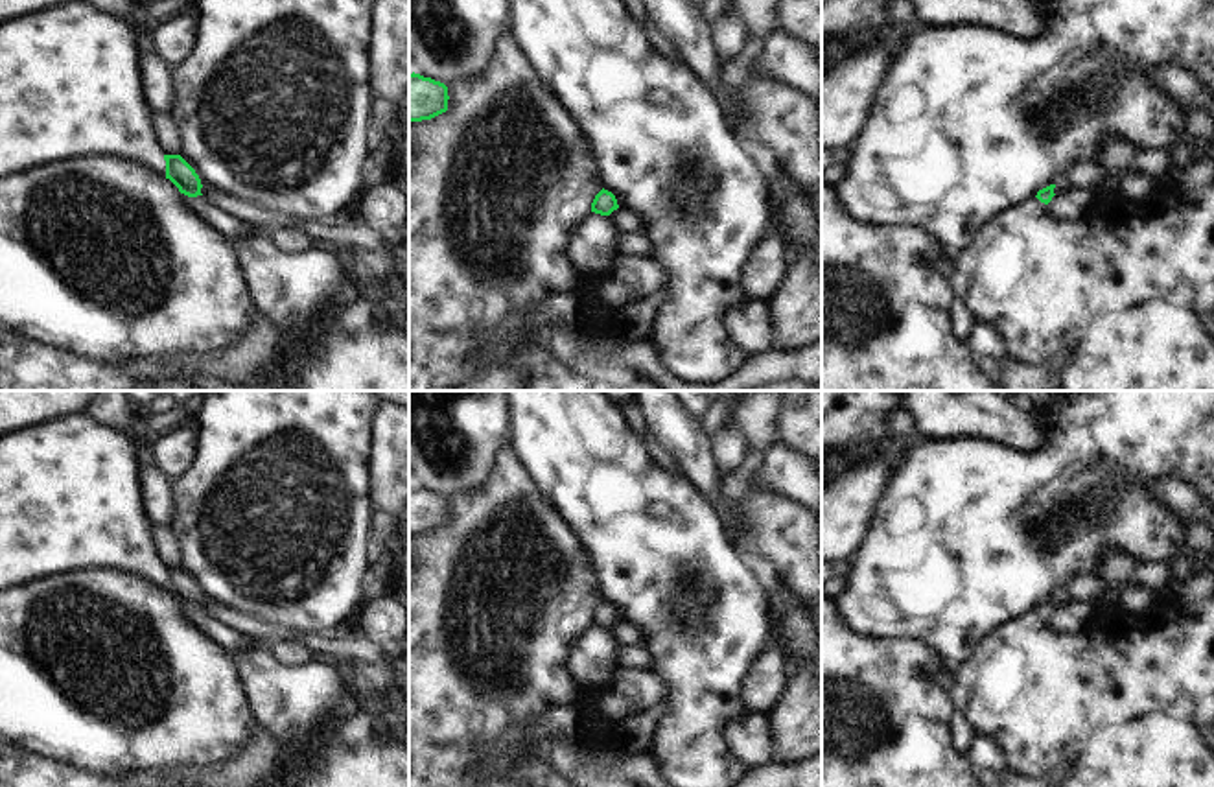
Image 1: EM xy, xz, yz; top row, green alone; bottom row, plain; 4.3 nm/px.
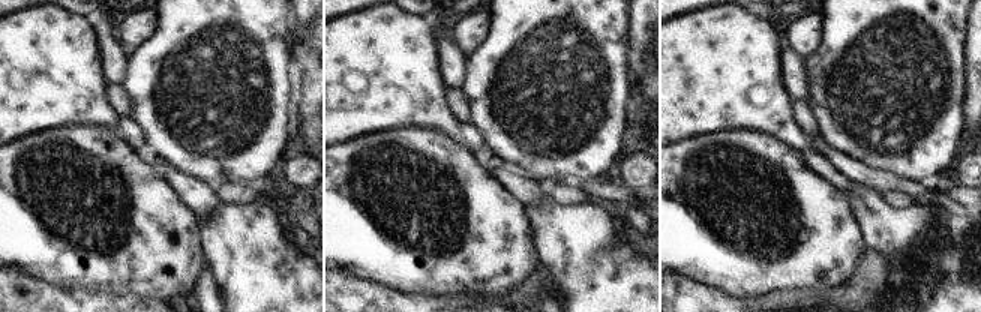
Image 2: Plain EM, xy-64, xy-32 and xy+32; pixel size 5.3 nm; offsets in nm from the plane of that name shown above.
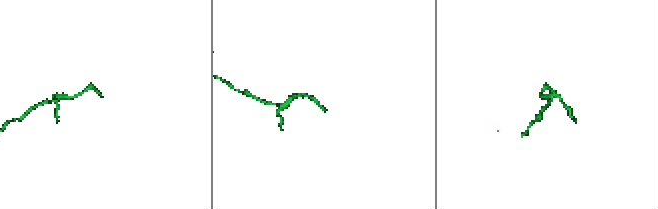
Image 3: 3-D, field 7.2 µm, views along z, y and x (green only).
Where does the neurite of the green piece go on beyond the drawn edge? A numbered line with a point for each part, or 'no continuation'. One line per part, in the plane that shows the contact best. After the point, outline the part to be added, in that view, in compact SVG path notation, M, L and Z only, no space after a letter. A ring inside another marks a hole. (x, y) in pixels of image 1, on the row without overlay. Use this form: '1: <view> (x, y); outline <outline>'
1: xy (361, 651); outline M204 595L201 597L203 597L201 601L203 610L214 621L252 638L260 645L271 647L278 641L297 641L304 645L306 649L309 649L313 654L326 654L326 656L335 656L339 660L370 664L392 675L391 660L394 654L394 647L376 645L372 641L367 641L365 638L359 641L348 641L348 640L328 640L319 634L315 636L291 634L282 627L262 625L243 614L238 614L236 610L228 610L228 608L216 605L212 599Z

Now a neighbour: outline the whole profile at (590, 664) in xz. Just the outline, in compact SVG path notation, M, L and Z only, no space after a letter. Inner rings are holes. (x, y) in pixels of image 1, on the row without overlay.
M591 625L567 651L566 675L575 687L589 693L604 693L612 687L615 671L613 652L617 641L608 628Z

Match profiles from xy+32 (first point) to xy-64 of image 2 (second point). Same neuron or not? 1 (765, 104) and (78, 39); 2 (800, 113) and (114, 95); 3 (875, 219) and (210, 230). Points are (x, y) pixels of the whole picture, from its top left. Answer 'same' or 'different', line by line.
1: same
2: same
3: same

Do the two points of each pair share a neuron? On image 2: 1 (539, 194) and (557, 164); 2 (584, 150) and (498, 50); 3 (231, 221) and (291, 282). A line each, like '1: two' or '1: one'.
1: two
2: one
3: one

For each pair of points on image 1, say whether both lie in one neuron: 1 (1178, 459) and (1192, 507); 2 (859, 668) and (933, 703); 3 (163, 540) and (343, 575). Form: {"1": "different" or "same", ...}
{"1": "different", "2": "same", "3": "different"}

